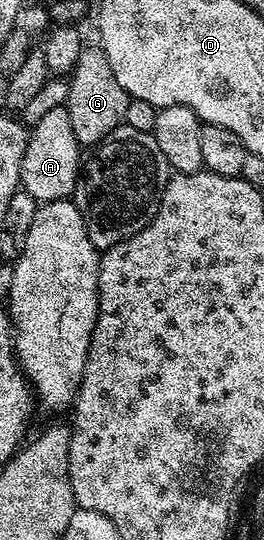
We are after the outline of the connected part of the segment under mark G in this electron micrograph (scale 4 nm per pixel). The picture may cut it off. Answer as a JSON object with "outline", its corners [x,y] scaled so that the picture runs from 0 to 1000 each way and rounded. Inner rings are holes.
{"outline":[[[375,87],[311,89],[299,117],[284,117],[277,133],[254,144],[261,174],[242,191],[254,213],[269,213],[269,235],[284,243],[284,257],[314,272],[364,272],[458,231],[473,230],[481,198],[496,185],[481,169],[451,161],[436,146],[436,131],[420,131],[420,117],[405,117],[405,102]]]}

